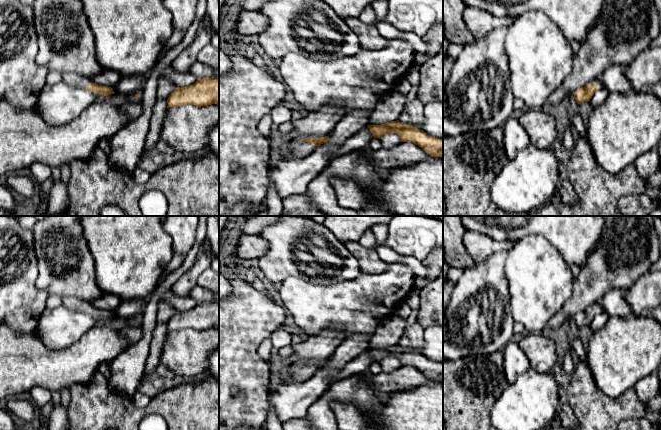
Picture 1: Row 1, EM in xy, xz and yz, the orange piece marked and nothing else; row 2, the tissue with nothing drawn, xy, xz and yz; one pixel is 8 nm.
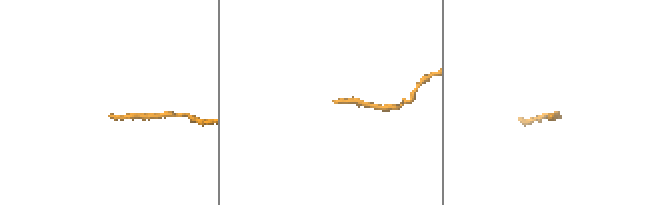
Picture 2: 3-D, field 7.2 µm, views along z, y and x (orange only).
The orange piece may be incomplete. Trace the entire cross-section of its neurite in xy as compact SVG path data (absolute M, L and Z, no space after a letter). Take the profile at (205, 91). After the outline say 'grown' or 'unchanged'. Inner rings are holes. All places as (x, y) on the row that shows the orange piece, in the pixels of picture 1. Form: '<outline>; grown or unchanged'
M202 77L186 87L176 87L167 99L169 107L219 105L219 79Z; unchanged

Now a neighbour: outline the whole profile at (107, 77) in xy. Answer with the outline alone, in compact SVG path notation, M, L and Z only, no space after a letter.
M102 69L98 75L90 78L92 83L108 87L116 86L122 79L123 76L119 72L111 69Z

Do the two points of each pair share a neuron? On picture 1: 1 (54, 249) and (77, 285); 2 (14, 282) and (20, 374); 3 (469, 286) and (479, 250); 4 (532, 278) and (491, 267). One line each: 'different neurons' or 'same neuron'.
1: same neuron
2: different neurons
3: different neurons
4: different neurons

